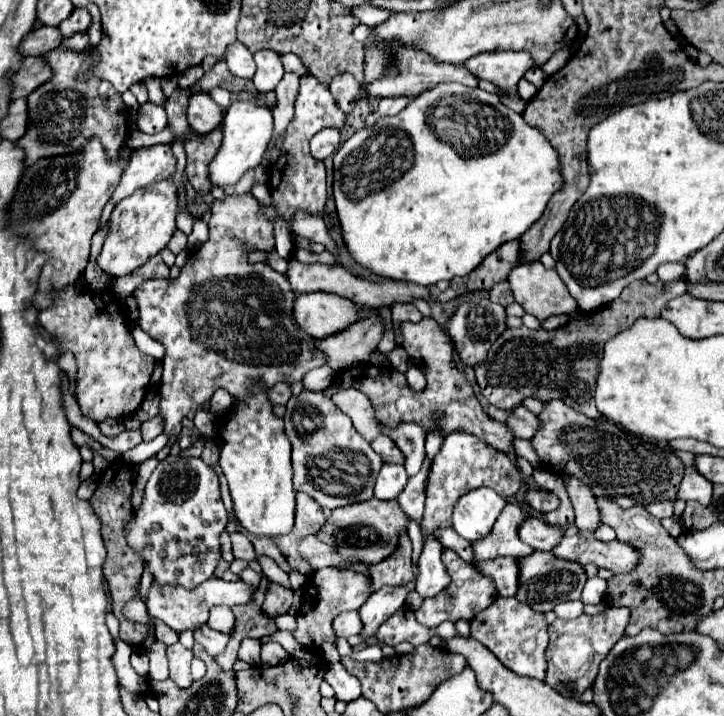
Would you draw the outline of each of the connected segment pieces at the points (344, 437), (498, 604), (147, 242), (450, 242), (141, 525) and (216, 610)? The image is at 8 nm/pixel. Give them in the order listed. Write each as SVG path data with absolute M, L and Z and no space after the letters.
M302 391L298 397L292 397L288 401L284 423L286 423L286 435L292 443L292 467L294 467L294 489L296 491L308 493L314 501L318 501L318 505L328 507L328 509L368 501L374 497L374 483L382 467L382 459L380 455L372 451L370 443L352 427L350 417L344 415L332 403L332 399L326 399L322 393Z
M498 597L490 607L480 611L470 621L470 635L488 647L508 669L518 675L544 679L546 671L546 647L548 647L548 623L542 613L516 601L514 597Z
M160 181L138 189L128 199L122 199L110 215L110 231L106 235L104 247L98 255L98 265L110 277L122 277L134 273L150 257L164 249L176 231L176 187L170 181Z
M438 83L436 87L422 91L420 95L412 97L406 109L402 109L398 115L382 117L374 127L354 133L334 155L334 201L342 225L342 235L352 257L376 275L418 285L434 285L442 279L450 281L454 275L468 275L488 253L496 251L506 241L520 239L528 231L528 227L540 219L546 203L556 191L560 191L560 187L564 187L564 177L560 175L560 159L556 155L556 149L548 143L546 135L538 127L524 123L524 117L506 107L498 95L488 93L480 87L464 87L460 83Z
M168 455L158 463L152 477L146 483L144 499L140 511L134 515L134 519L128 523L128 545L150 565L154 579L164 585L184 585L188 589L194 589L202 581L210 579L214 575L214 569L220 559L220 533L224 531L228 523L224 503L220 499L220 483L218 475L212 467L208 467L198 457L174 457Z
M212 607L208 625L212 629L218 629L218 631L228 633L234 627L234 613L230 611L230 607Z

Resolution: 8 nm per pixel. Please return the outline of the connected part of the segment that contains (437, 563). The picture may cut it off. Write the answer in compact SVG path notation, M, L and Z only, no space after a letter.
M428 537L426 545L422 549L422 555L418 559L418 581L416 581L416 591L424 599L438 595L450 583L450 575L442 563L440 555L442 555L440 541Z

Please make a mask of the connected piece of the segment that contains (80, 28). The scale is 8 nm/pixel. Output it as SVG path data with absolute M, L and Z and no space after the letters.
M76 7L76 11L72 11L72 15L64 19L64 23L60 23L60 33L64 37L70 37L74 33L84 33L86 29L88 29L88 9L84 7Z

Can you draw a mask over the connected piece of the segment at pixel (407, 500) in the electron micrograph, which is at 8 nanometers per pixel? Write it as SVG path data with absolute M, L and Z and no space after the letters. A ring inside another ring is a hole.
M428 463L420 469L418 475L410 477L404 491L398 495L398 503L402 511L412 517L414 521L420 523L422 511L424 511L424 491L426 491L426 481L428 481Z

